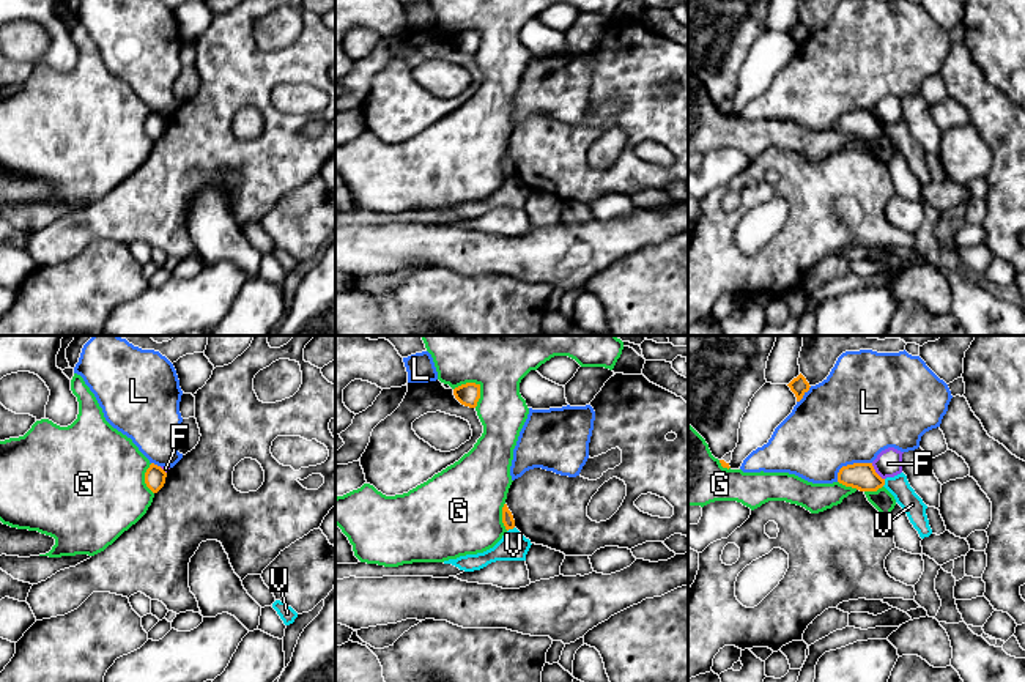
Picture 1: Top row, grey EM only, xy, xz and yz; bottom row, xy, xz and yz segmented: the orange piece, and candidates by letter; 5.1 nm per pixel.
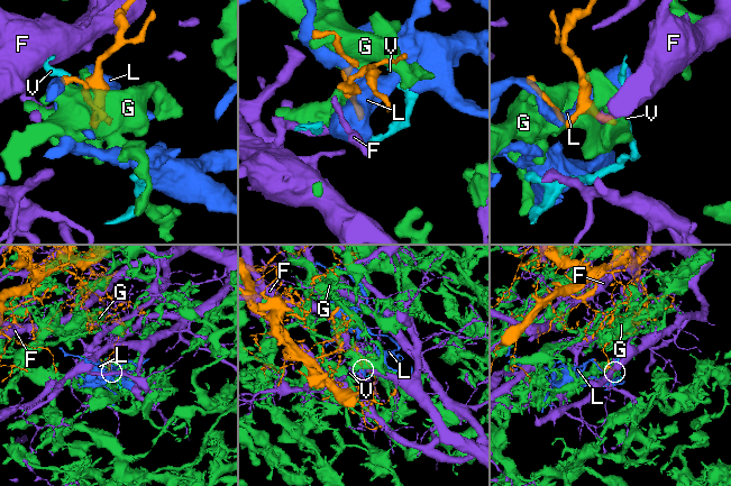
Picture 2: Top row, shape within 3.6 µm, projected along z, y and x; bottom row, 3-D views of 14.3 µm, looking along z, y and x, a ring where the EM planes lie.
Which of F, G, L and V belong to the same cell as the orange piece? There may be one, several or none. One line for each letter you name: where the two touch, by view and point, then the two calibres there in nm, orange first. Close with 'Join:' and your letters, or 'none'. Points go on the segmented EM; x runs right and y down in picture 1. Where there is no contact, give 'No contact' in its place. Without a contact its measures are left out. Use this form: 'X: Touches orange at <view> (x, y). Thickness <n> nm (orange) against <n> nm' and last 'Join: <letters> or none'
Join: none

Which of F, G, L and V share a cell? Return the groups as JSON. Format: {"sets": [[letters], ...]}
{"sets": [["F"], ["G"], ["L"], ["V"]]}

